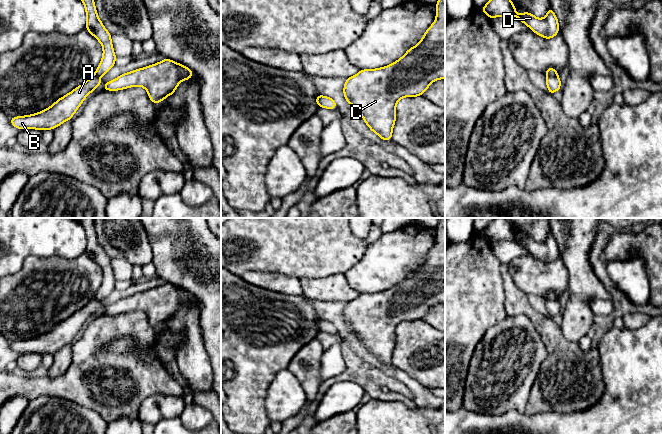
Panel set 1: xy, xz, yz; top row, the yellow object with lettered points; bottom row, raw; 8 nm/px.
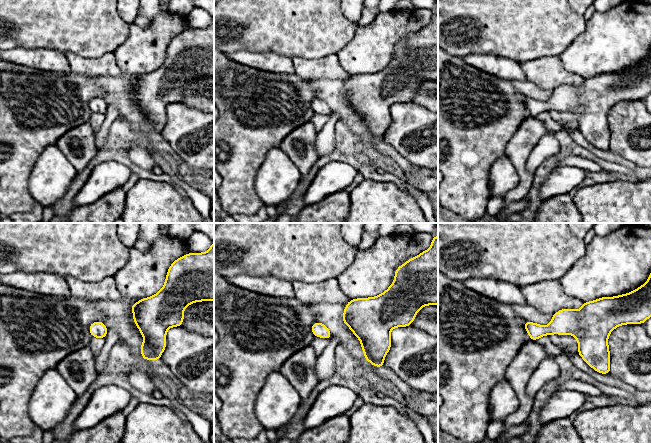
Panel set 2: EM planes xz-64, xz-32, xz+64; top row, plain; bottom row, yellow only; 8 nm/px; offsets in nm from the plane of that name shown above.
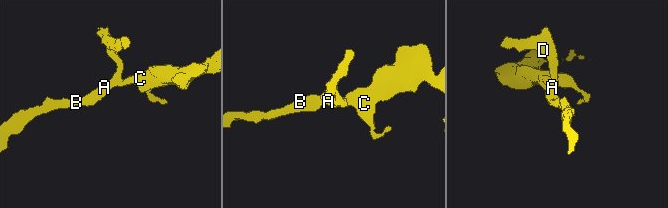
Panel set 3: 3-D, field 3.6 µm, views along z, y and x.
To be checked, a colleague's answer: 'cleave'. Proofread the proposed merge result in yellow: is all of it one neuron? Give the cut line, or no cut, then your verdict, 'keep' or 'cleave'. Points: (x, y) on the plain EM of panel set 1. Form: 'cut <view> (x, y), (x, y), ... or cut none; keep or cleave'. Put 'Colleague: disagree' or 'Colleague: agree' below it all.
cut yz (546, 298), (557, 300); cleave
Colleague: agree

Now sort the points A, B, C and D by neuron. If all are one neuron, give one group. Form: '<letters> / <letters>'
A B C / D

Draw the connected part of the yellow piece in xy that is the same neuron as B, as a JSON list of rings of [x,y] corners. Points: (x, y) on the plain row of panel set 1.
[[[94,298],[82,309],[58,323],[47,333],[31,339],[11,341],[10,347],[19,354],[53,354],[65,345],[72,343],[86,320],[94,315],[100,307],[99,301]]]

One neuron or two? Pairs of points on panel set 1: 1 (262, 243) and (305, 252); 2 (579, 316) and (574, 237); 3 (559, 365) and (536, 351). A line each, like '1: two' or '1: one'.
1: one
2: one
3: two

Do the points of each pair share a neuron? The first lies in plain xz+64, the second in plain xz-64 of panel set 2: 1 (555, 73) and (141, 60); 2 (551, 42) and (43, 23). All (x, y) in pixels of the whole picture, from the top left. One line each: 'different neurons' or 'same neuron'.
1: different neurons
2: same neuron

